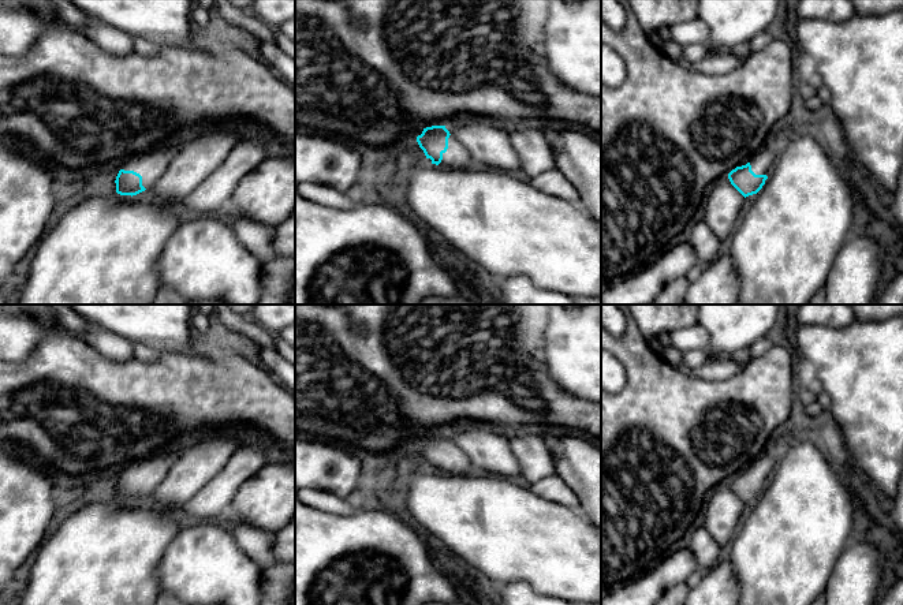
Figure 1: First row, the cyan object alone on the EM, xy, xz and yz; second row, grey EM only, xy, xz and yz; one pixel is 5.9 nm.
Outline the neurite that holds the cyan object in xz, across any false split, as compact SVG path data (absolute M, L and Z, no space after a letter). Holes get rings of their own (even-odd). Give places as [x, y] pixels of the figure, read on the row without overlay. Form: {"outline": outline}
{"outline": "M445 432L423 434L422 440L417 442L417 448L432 470L451 475L477 473L469 456L449 440Z"}

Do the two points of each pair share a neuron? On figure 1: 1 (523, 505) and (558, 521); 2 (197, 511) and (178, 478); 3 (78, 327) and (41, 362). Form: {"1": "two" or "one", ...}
{"1": "one", "2": "two", "3": "two"}

